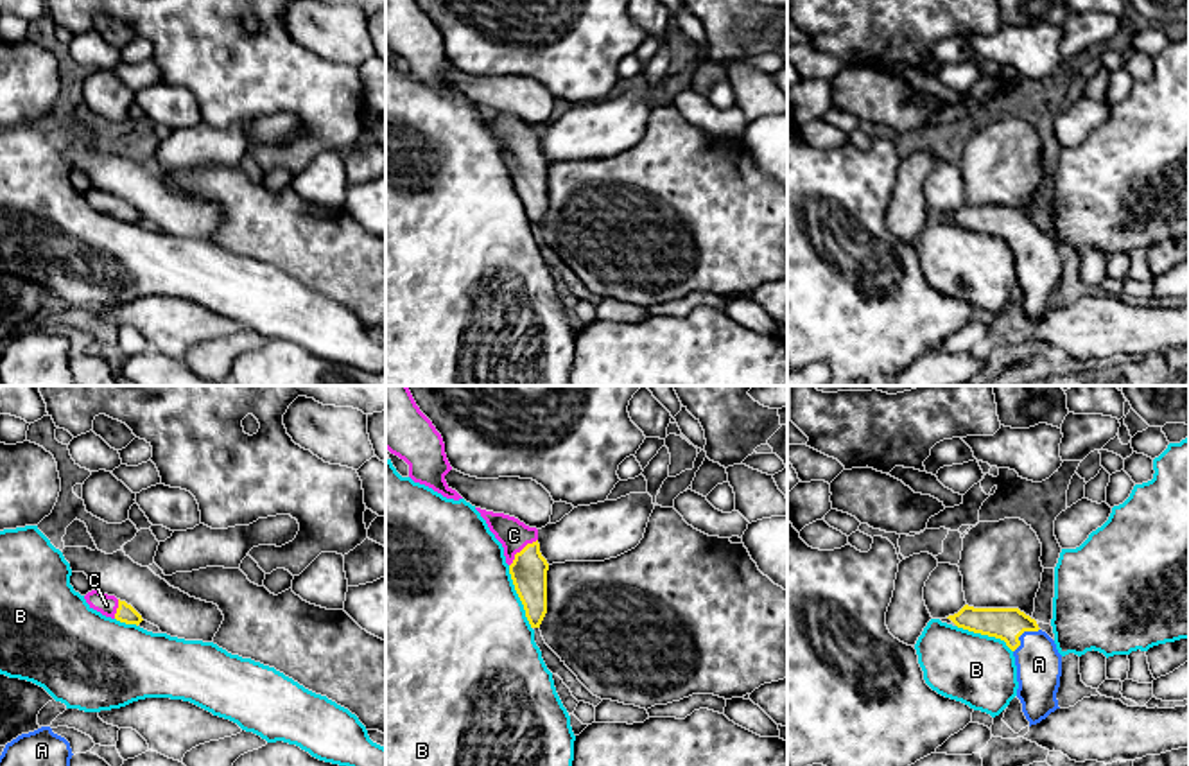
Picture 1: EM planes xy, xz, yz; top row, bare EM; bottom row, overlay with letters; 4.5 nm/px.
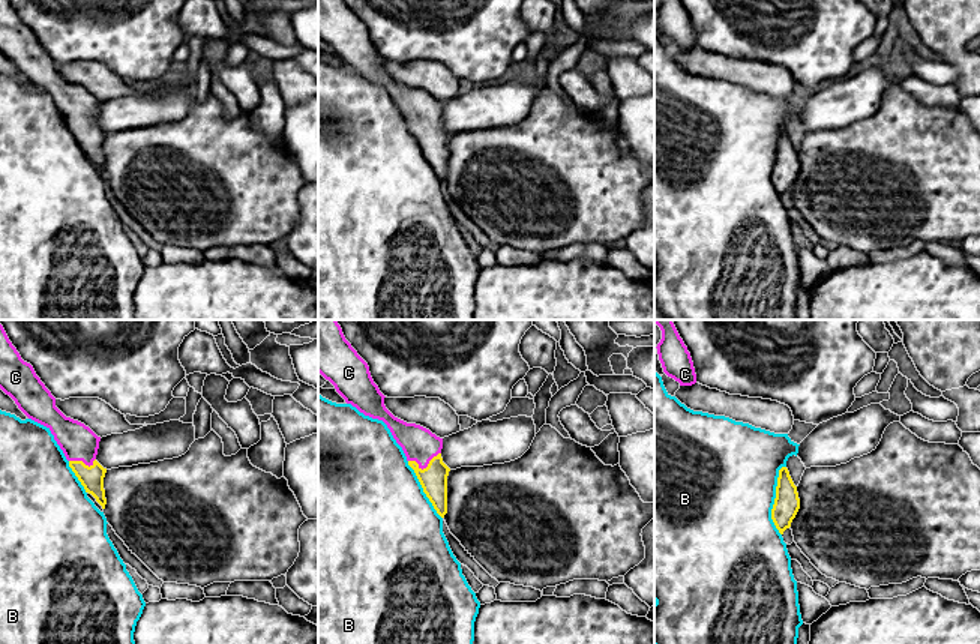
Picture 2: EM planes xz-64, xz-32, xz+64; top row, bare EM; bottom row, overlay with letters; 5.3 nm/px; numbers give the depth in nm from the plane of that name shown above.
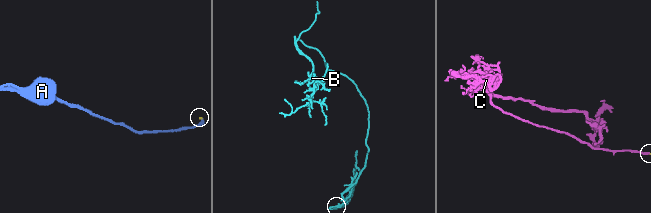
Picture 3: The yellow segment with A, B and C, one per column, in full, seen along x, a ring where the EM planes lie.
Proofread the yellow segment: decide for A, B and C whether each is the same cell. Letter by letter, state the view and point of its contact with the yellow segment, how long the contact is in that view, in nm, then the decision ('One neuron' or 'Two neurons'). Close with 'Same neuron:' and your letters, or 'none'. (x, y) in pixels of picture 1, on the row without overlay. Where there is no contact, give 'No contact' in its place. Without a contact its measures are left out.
A: Touches yellow at yz (1021, 232). Shared border 160 nm. One neuron
B: Touches yellow at xz (519, 194). Shared border 300 nm. Two neurons
C: Touches yellow at xz (522, 147). Shared border 180 nm. One neuron
Same neuron: A, C

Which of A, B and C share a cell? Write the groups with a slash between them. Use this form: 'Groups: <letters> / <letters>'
Groups: A C / B

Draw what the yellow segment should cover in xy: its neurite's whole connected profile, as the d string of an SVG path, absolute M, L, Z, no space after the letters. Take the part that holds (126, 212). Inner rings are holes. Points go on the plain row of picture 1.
M91 188L84 194L90 206L100 210L106 215L117 217L126 222L140 222L142 213L126 199L117 197L115 194L100 192L99 188Z

